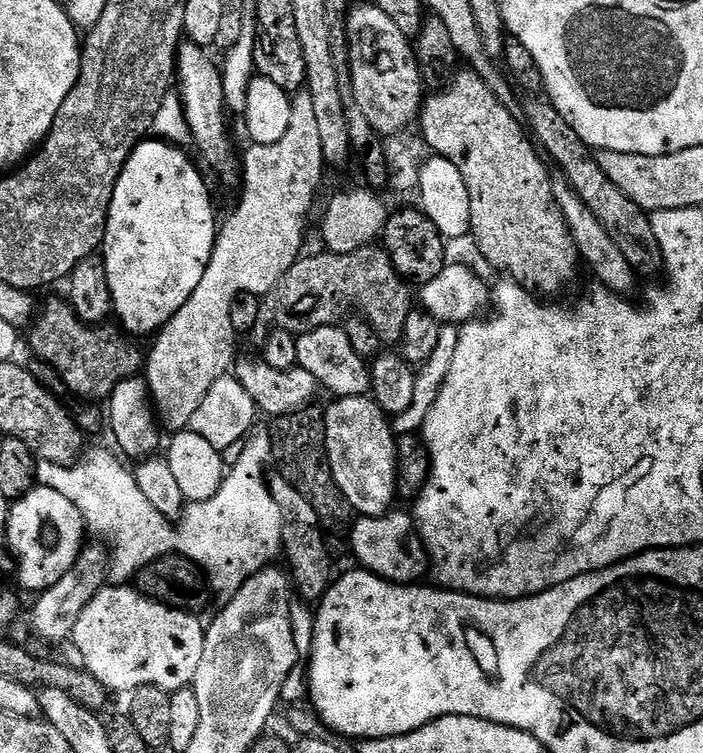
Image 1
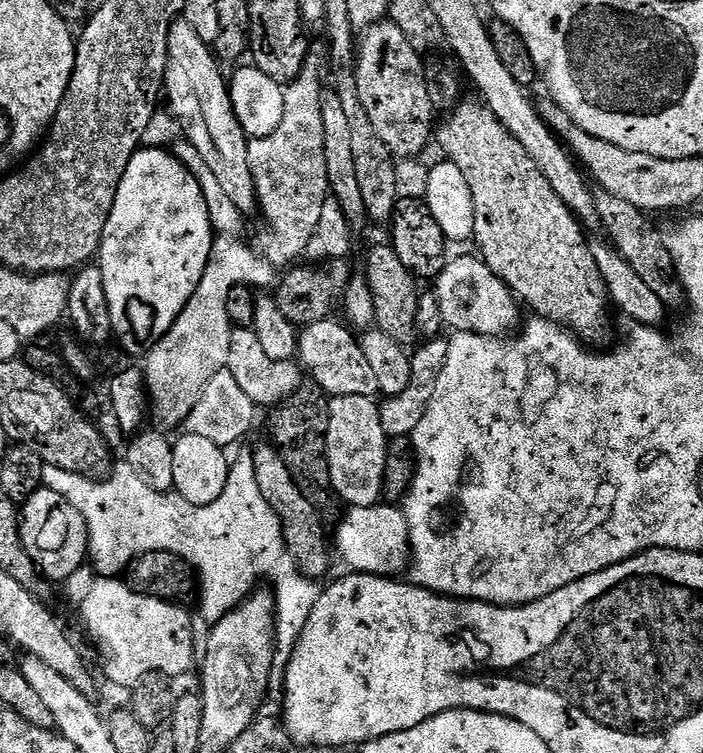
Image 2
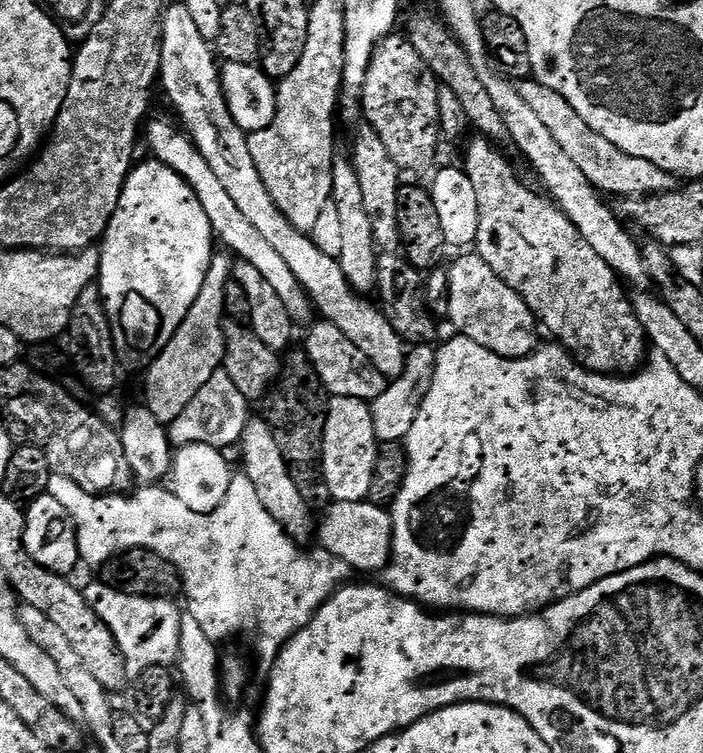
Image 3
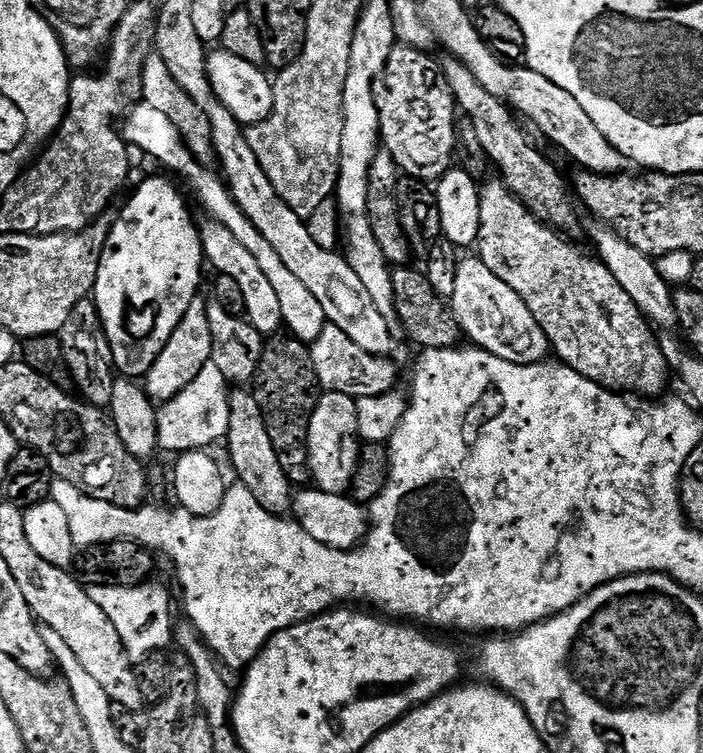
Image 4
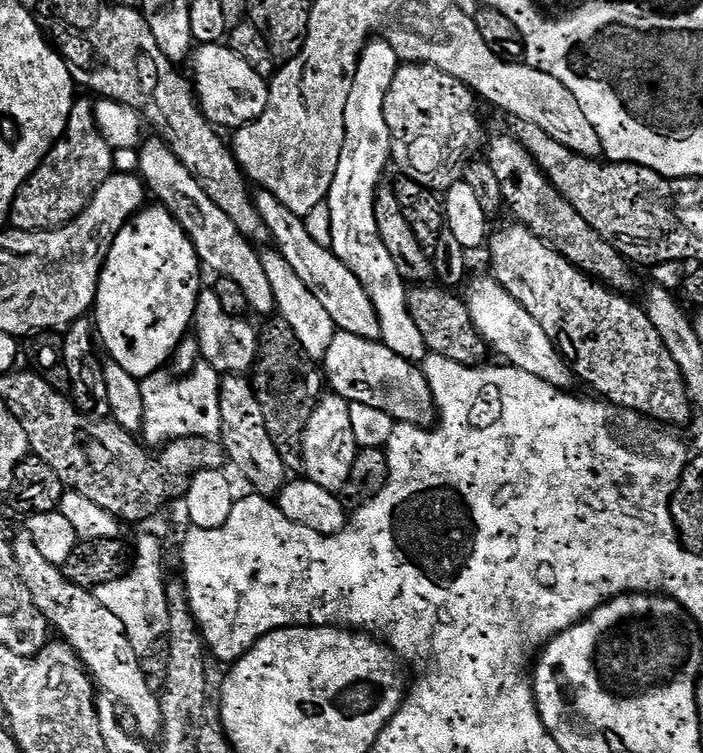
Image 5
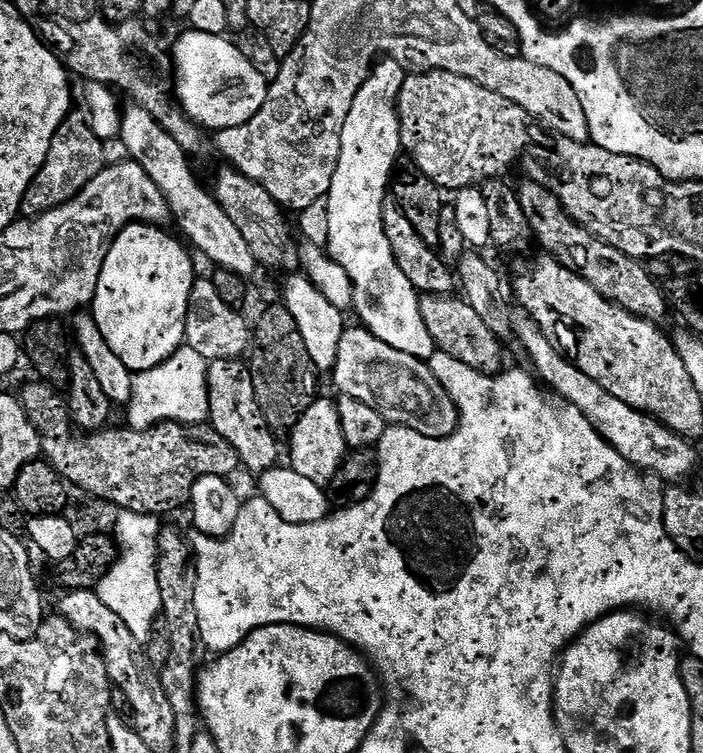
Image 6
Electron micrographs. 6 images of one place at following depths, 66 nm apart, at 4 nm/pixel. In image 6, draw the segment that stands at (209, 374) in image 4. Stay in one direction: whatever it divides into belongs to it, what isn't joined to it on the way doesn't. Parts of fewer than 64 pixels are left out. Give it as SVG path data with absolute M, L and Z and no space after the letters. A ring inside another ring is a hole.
M182 346L166 362L154 366L145 372L137 372L132 377L132 401L126 405L128 412L127 427L137 431L145 432L153 428L155 424L208 424L210 414L210 398L208 397L208 366L209 361L198 354L198 350Z

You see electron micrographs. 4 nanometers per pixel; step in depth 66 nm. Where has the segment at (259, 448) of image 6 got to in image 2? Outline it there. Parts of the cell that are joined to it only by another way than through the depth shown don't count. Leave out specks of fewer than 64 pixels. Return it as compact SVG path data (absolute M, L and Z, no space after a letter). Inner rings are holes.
M275 447L255 449L254 478L258 482L258 490L262 490L262 498L274 510L284 527L284 545L288 547L290 558L296 564L296 569L303 576L320 578L328 572L328 548L330 552L330 536L324 533L325 517L306 498L302 498L302 490L294 486L294 478L290 478L290 470L286 470L286 462L280 460Z

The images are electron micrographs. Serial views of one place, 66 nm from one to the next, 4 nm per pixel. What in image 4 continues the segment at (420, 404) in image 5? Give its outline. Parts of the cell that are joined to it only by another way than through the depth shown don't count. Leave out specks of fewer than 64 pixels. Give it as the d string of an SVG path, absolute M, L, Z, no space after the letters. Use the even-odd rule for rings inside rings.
M325 324L322 334L311 345L314 370L320 379L321 389L353 398L361 396L381 396L393 391L396 384L396 368L391 359L368 354L362 346L354 346L342 330L333 324Z

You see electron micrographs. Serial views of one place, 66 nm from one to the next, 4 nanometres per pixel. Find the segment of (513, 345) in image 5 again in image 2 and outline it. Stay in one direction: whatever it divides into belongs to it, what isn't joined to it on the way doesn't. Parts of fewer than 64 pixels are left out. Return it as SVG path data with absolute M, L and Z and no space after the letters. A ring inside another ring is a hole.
M479 255L456 256L453 260L451 257L440 275L435 277L434 284L436 301L449 329L497 338L507 337L513 331L511 328L515 326L521 311L518 301Z

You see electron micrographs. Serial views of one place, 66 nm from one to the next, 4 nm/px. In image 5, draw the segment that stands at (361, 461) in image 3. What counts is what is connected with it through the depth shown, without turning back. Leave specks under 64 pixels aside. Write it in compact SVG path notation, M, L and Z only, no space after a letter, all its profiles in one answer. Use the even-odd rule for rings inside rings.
M335 394L321 395L316 408L310 414L310 422L306 422L302 442L303 475L318 482L322 490L343 493L350 478L350 470L356 461L357 451L354 430L350 427L349 401Z

